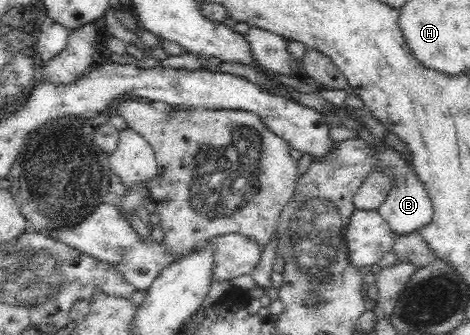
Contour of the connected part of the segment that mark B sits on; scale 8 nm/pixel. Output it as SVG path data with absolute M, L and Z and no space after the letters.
M381 138L379 139L379 144L369 144L373 158L376 159L373 163L374 168L380 169L383 173L389 173L389 176L392 176L393 178L393 186L389 189L389 193L383 200L383 203L379 205L377 213L379 213L379 215L388 223L388 226L394 231L394 233L398 233L399 235L409 235L409 233L415 231L415 229L422 231L421 227L425 227L425 225L427 225L432 219L433 204L431 198L429 197L423 182L417 178L411 160L409 161L409 159L405 157L405 153L401 153L394 147L391 147L384 142L384 140L384 138Z

